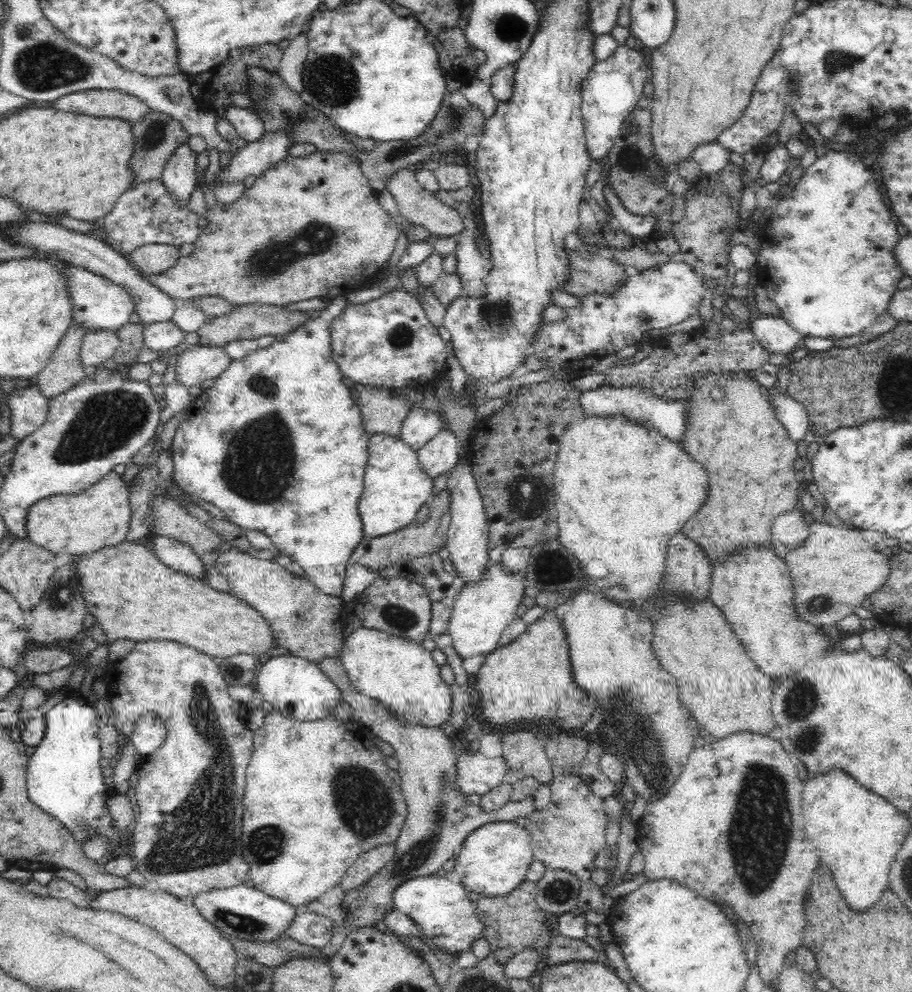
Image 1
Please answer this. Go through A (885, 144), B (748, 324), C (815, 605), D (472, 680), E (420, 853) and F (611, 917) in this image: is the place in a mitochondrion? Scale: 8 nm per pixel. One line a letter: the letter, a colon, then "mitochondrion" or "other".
A: other
B: other
C: mitochondrion
D: other
E: mitochondrion
F: other

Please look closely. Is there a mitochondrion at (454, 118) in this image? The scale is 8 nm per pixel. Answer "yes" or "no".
yes

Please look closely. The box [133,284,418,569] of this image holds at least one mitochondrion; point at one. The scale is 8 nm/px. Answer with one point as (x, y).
(259, 464)

